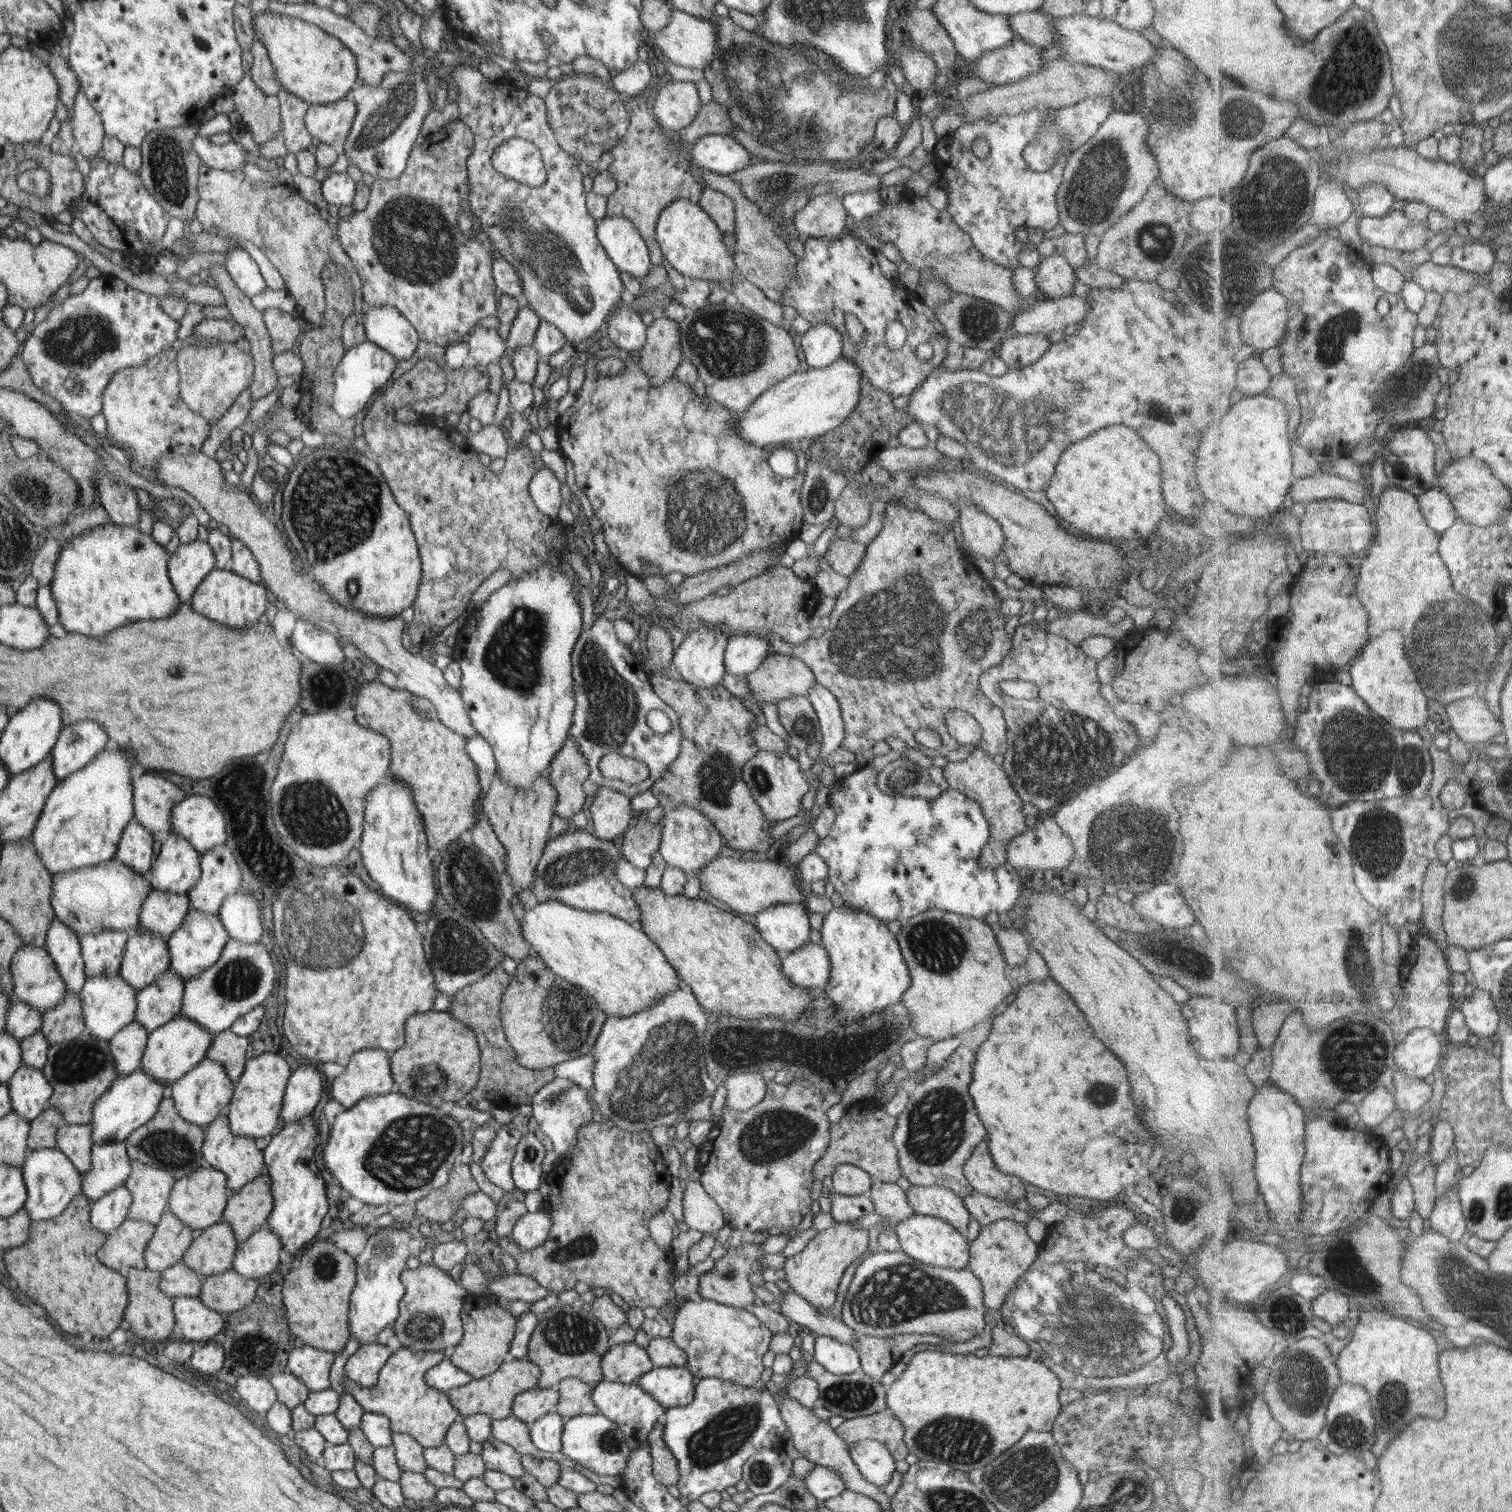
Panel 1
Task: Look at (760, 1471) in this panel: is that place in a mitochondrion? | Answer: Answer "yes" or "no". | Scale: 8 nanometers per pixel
yes

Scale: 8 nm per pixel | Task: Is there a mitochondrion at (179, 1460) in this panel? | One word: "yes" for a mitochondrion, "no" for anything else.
yes

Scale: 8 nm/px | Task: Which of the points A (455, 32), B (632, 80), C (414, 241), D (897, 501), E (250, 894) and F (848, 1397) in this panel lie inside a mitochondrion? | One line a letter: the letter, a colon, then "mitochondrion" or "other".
A: other
B: other
C: mitochondrion
D: other
E: other
F: mitochondrion

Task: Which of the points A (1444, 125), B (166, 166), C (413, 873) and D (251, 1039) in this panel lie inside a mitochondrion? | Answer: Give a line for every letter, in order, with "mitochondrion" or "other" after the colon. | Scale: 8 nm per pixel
A: other
B: mitochondrion
C: other
D: other

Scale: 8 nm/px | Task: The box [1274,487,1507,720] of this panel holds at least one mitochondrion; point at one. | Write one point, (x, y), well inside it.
(1473, 655)

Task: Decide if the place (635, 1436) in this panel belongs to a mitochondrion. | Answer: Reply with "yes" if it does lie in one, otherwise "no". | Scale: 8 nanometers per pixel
yes

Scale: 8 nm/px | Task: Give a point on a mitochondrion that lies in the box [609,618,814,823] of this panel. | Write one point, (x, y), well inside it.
(715, 775)

